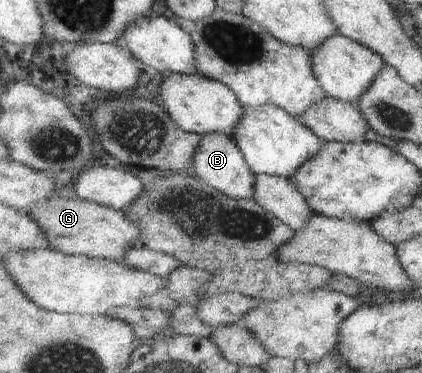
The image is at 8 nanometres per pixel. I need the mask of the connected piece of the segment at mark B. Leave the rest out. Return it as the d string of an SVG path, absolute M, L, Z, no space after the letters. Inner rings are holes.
M221 132L205 134L192 160L192 171L213 188L235 199L254 199L255 174L238 144L229 135Z

